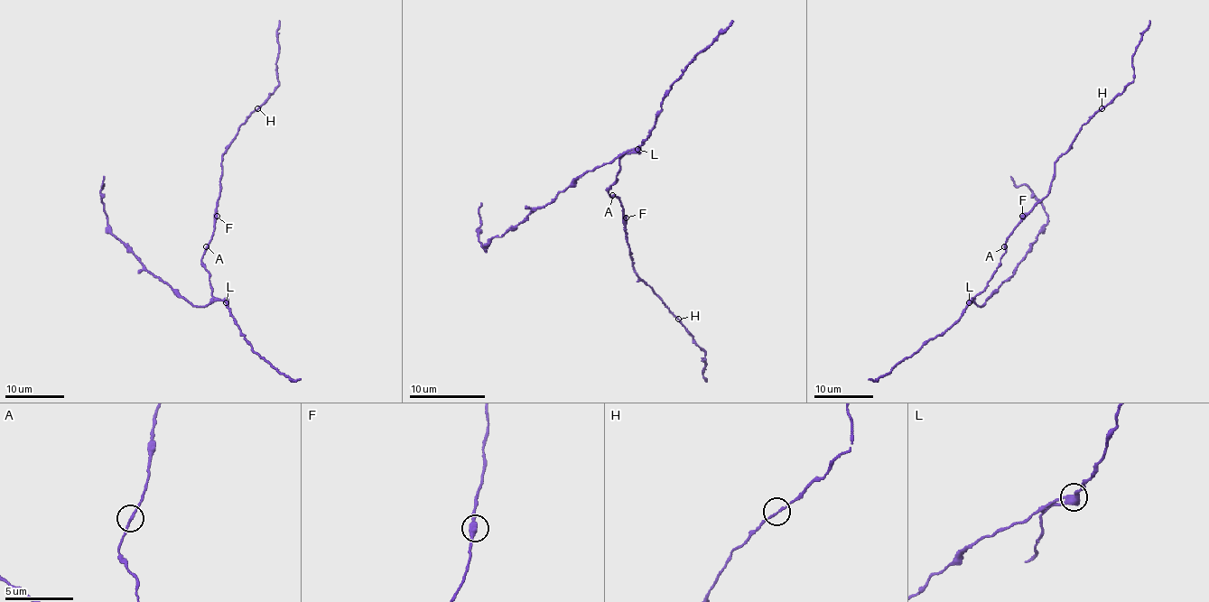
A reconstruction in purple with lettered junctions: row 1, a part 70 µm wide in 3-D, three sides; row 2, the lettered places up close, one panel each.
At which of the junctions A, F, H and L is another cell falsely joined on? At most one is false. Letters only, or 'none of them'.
L

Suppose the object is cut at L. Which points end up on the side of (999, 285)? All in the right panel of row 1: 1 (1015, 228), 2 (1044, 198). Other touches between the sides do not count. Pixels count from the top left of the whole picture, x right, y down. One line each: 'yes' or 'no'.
1: no
2: no

